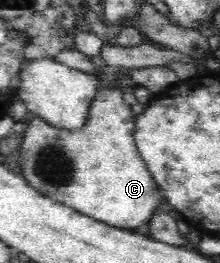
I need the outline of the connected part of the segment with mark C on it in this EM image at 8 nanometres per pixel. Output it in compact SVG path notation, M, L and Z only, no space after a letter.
M107 78L93 97L88 117L80 129L60 129L59 126L50 125L40 116L36 116L23 132L16 157L20 157L20 171L24 179L42 195L60 201L64 205L70 205L80 213L108 223L114 228L122 227L124 230L133 231L142 223L151 221L162 203L163 192L136 147L135 115L132 113L131 105L124 102L122 94L121 81Z

